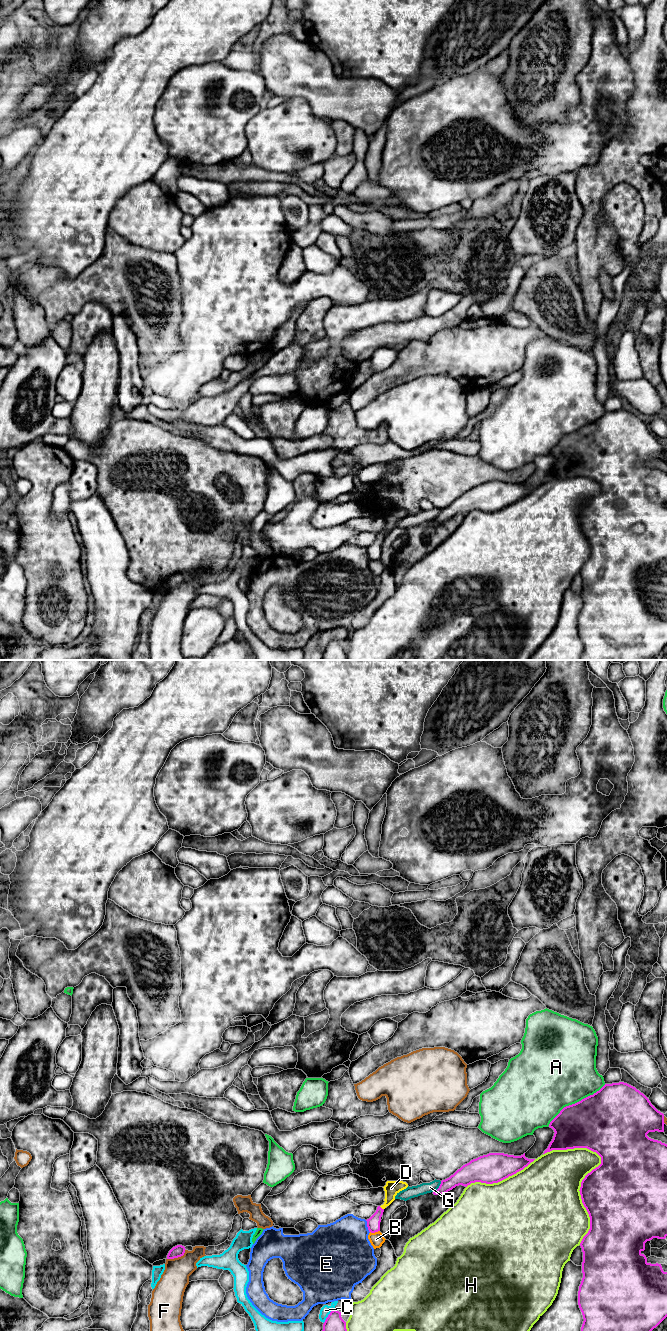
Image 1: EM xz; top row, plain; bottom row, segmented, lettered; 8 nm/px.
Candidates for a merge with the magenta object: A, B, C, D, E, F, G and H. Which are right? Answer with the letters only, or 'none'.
D

